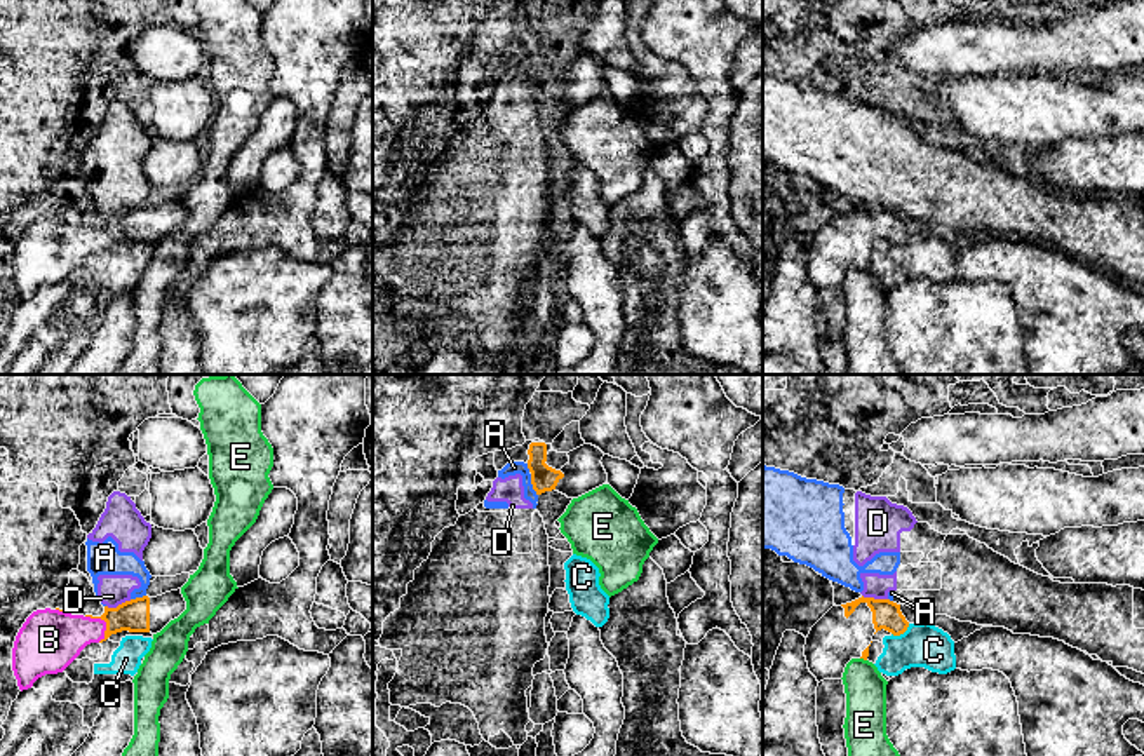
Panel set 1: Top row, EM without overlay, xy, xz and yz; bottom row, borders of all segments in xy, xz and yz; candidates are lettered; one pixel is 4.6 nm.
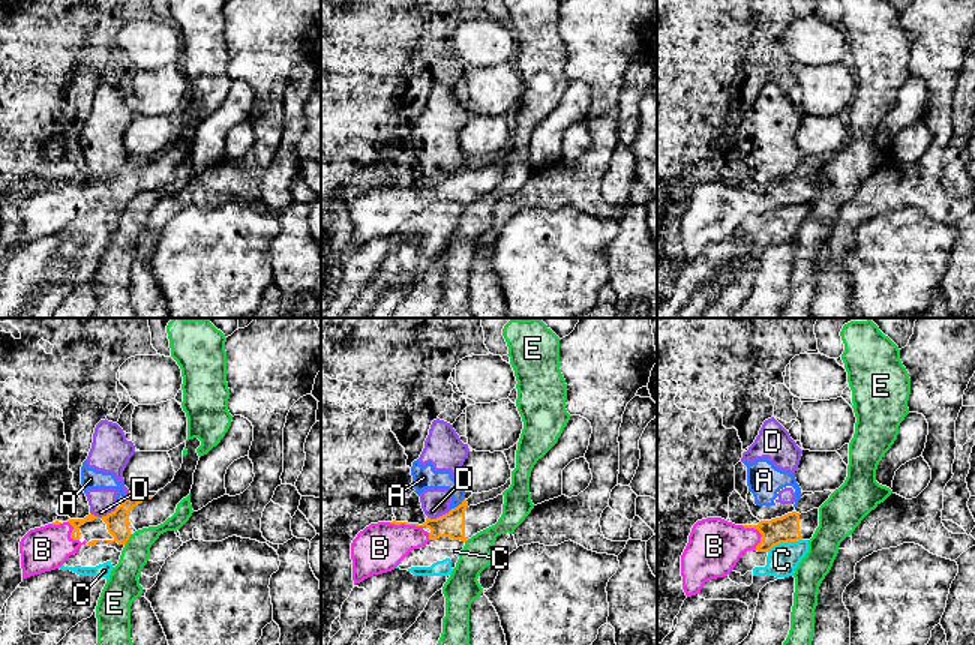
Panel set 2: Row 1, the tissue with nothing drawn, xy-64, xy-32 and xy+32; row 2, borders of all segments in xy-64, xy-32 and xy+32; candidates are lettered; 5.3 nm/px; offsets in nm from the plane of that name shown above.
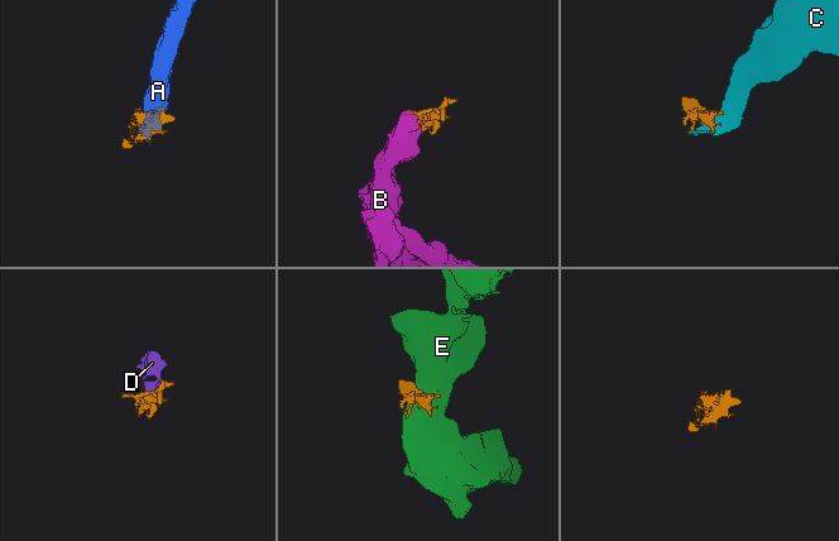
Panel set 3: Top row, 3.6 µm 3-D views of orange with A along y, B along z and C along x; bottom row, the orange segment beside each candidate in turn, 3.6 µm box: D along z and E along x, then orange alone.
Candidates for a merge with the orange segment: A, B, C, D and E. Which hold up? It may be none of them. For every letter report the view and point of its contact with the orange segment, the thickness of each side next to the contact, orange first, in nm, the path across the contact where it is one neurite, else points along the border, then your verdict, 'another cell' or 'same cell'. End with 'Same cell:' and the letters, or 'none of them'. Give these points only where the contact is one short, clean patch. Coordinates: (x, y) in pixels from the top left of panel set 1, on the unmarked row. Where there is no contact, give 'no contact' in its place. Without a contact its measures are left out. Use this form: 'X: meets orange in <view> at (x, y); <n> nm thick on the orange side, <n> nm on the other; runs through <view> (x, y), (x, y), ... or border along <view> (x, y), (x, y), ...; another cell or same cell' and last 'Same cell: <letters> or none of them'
A: meets orange in xz at (531, 93); 120 nm thick on the orange side, 60 nm on the other; border along xz (530, 84), (530, 93), (537, 105); another cell
B: meets orange in xy at (105, 230); 150 nm thick on the orange side, 260 nm on the other; same cell
C: meets orange in yz at (901, 242); 130 nm thick on the orange side, 200 nm on the other; another cell
D: meets orange in yz at (873, 208); 130 nm thick on the orange side, 120 nm on the other; border along yz (862, 204), (887, 209); another cell
E: meets orange in yz at (864, 269); 30 nm thick on the orange side, 190 nm on the other; border along yz (861, 267), (866, 270); another cell
Same cell: B

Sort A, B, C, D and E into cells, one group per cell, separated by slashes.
A D / B / C / E

